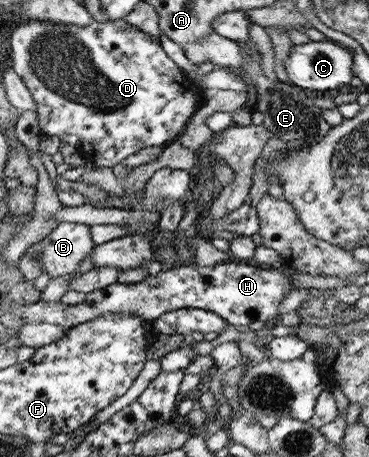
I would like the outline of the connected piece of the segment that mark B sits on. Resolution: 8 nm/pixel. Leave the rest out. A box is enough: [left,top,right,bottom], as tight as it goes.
[25,222,93,280]

